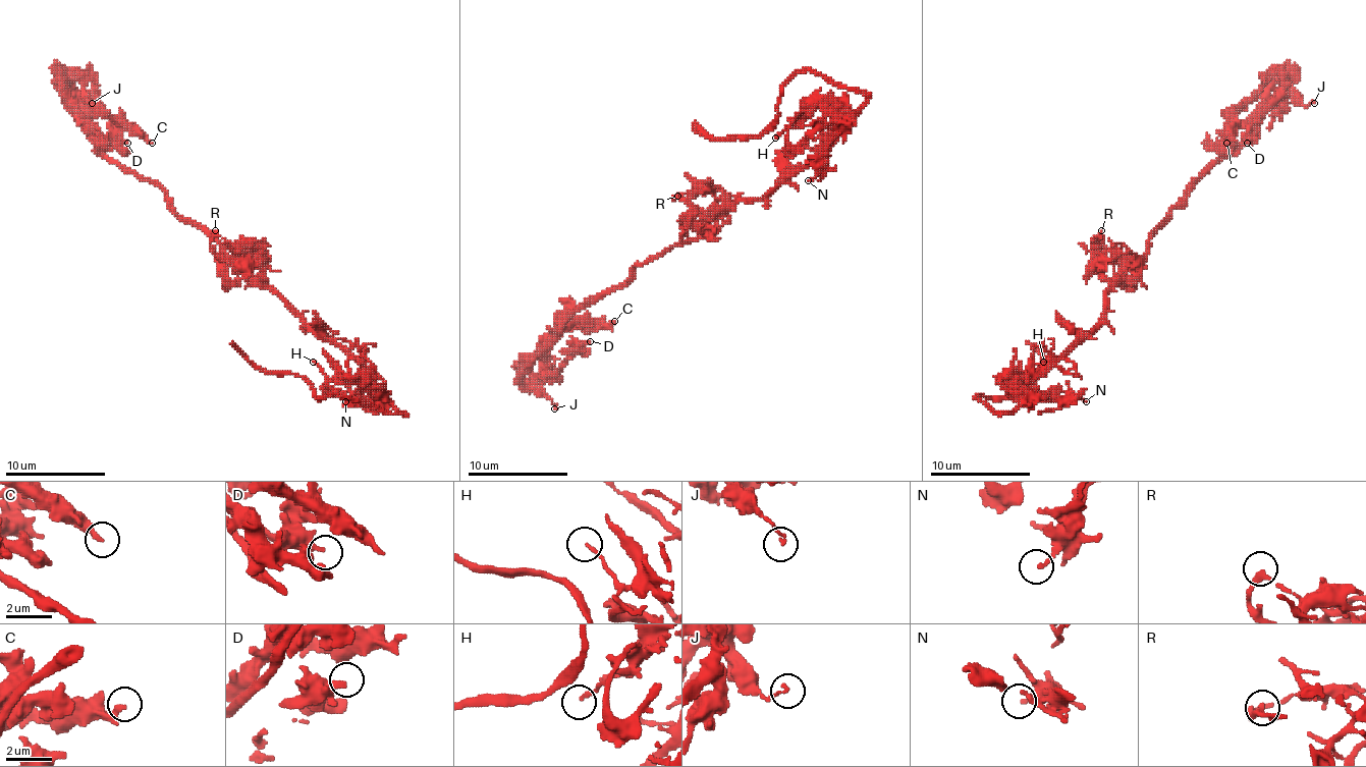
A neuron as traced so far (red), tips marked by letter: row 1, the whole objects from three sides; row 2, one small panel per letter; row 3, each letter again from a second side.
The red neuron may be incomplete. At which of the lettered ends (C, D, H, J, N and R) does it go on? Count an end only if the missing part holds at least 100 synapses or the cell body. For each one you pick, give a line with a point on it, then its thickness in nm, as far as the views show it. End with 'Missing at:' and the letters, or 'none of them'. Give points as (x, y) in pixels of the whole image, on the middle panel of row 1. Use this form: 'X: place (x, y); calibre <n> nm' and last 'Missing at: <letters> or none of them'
Missing at: none of them

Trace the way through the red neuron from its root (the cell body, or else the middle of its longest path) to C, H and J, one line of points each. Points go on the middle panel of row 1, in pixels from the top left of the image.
C: (725, 213), (580, 309), (532, 357), (530, 369), (542, 371), (544, 351), (564, 331), (607, 329), (614, 321)
H: (725, 213), (741, 201), (760, 201), (787, 180), (830, 135), (833, 113), (828, 108), (811, 110), (775, 138)
J: (725, 213), (717, 213), (700, 235), (640, 264), (619, 288), (580, 309), (532, 357), (530, 376), (554, 408)

